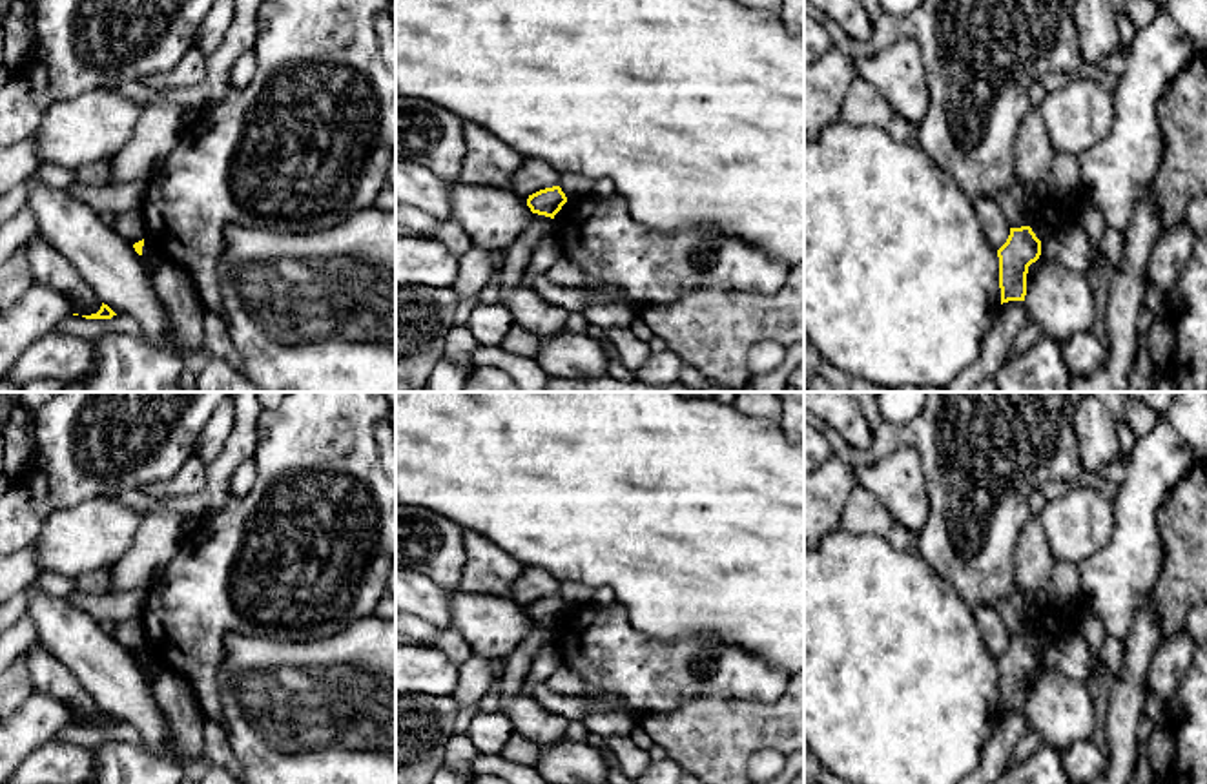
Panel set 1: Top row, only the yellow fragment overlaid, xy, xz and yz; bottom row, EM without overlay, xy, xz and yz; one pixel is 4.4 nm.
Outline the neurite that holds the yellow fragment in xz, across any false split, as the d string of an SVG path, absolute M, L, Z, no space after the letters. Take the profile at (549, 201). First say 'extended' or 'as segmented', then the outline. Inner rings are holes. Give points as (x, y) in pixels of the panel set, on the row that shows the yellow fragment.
as segmented; M560 186L540 190L527 199L527 206L532 213L545 215L554 219L554 215L562 210L567 202L565 193Z

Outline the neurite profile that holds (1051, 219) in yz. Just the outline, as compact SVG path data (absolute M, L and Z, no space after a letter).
M1054 201L1050 206L1036 211L1032 232L1039 241L1045 241L1072 221L1074 221L1074 206L1063 201L1059 202Z

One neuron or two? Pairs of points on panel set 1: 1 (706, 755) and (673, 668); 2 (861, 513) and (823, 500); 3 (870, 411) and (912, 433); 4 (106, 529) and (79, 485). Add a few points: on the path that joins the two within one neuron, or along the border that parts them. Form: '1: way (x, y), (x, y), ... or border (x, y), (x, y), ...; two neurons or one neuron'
1: border (728, 697), (697, 697), (671, 708), (644, 711); two neurons
2: border (856, 484), (837, 526); two neurons
3: way (879, 422), (890, 433), (901, 433); one neuron
4: border (104, 496), (82, 500), (48, 515); two neurons

